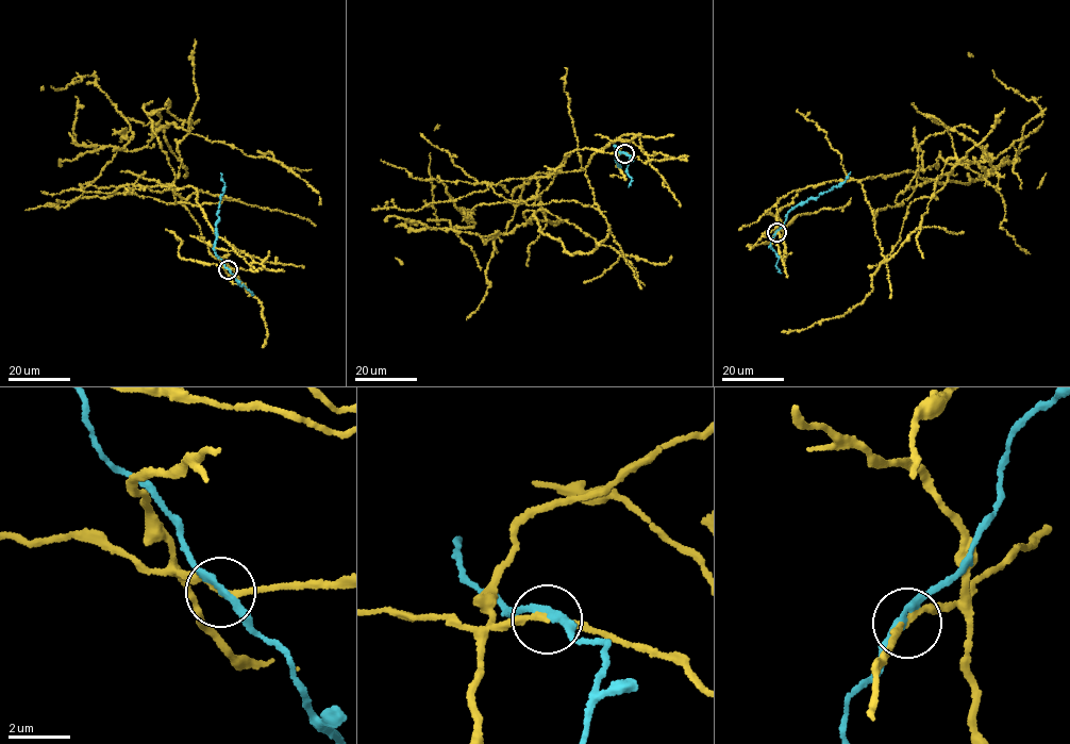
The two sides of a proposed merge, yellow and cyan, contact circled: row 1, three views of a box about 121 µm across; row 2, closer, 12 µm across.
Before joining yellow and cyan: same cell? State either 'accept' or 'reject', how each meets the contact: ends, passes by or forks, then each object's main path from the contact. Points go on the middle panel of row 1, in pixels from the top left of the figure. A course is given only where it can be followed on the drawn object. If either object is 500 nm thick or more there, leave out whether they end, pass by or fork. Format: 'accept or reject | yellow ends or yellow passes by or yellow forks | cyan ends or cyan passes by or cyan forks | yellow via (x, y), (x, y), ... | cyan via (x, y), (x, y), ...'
reject | yellow passes by | cyan passes by | yellow via (624, 153), (671, 159), (621, 136), (591, 207), (523, 183), (557, 170), (523, 213), (564, 252), (608, 224) | cyan via (624, 153), (614, 146), (619, 164)

